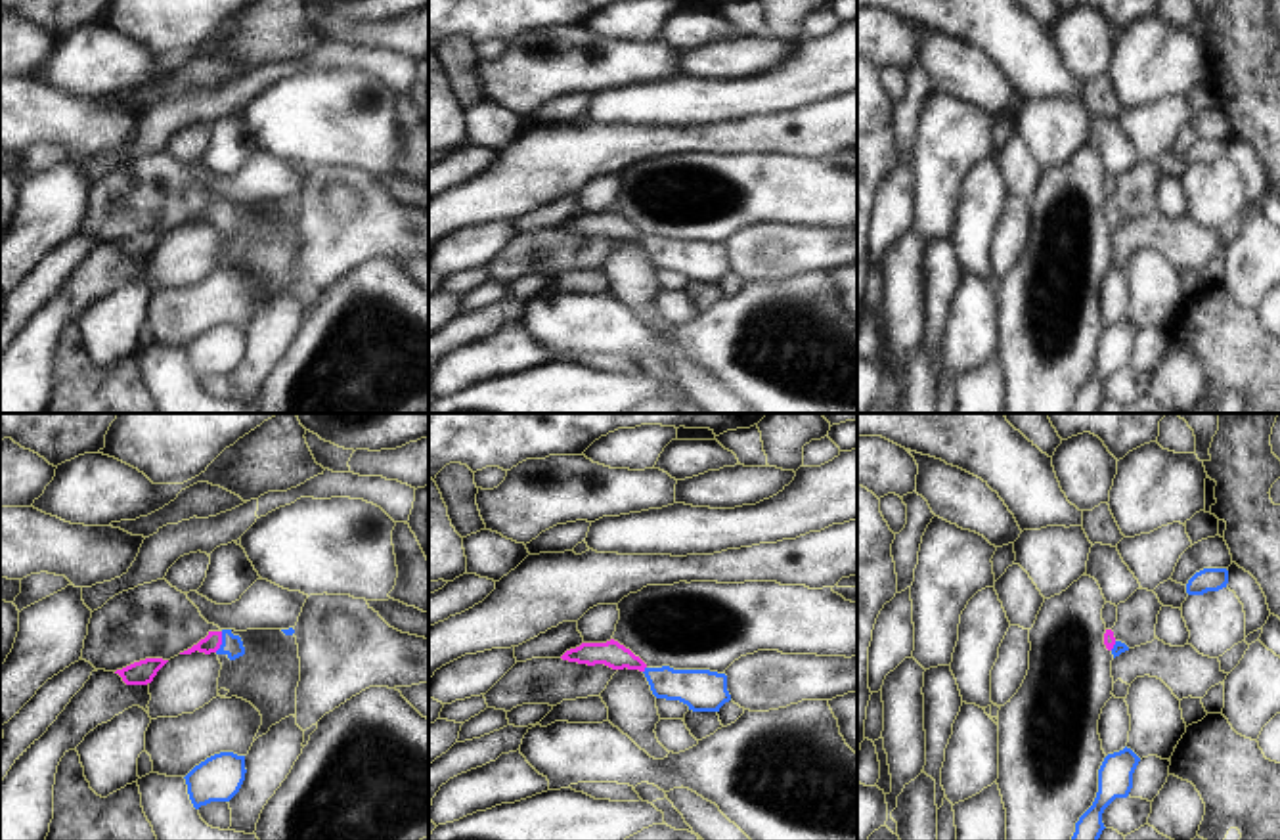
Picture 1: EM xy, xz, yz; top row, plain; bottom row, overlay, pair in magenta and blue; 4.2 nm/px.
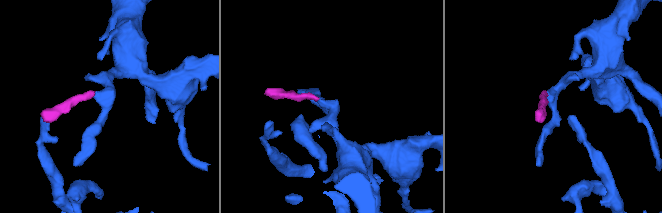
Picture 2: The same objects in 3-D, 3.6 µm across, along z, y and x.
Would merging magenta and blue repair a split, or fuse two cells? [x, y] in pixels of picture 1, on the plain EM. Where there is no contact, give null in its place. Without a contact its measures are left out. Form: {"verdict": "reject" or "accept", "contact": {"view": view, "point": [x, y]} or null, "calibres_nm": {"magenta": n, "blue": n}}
{"verdict": "accept", "contact": {"view": "xy", "point": [220, 213]}, "calibres_nm": {"magenta": 80, "blue": 90}}

